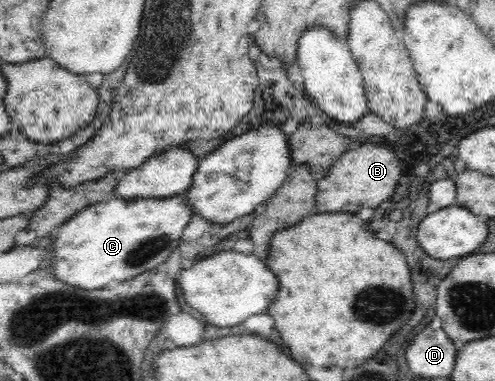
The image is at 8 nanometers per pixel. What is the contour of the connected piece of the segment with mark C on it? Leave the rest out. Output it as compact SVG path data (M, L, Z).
M186 195L136 199L114 196L110 200L88 205L82 212L78 212L61 224L53 233L56 237L51 265L54 277L78 288L96 290L96 288L104 288L106 284L119 283L156 268L177 250L184 228L192 218L192 207L186 202L188 202Z

